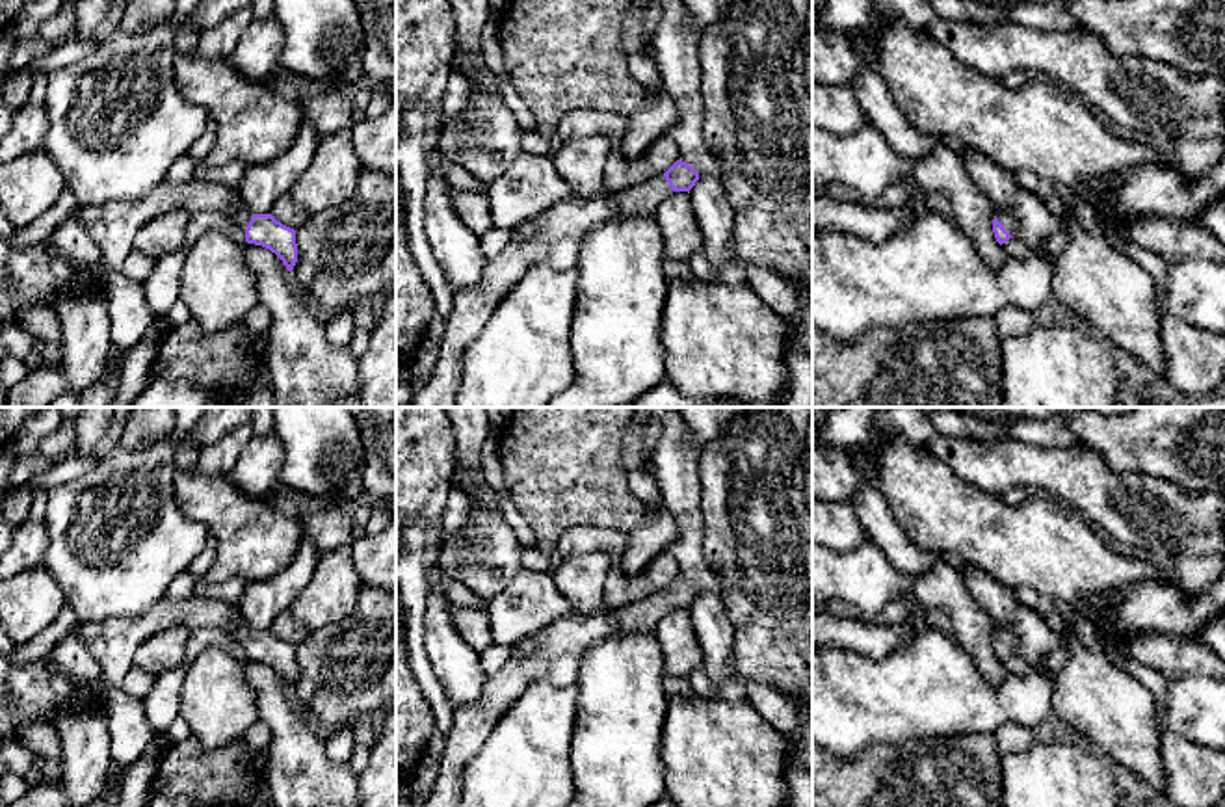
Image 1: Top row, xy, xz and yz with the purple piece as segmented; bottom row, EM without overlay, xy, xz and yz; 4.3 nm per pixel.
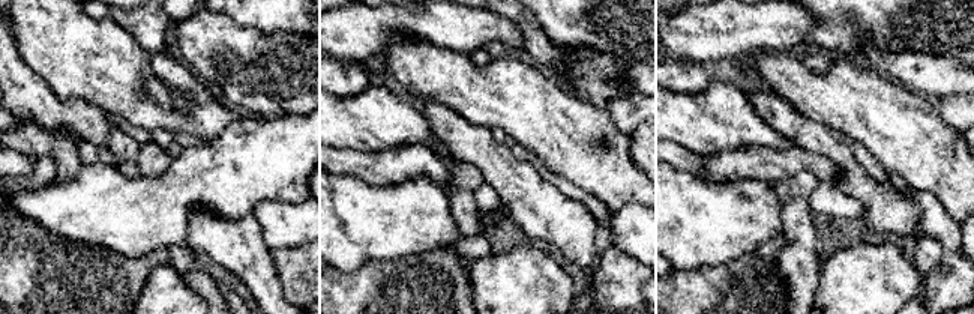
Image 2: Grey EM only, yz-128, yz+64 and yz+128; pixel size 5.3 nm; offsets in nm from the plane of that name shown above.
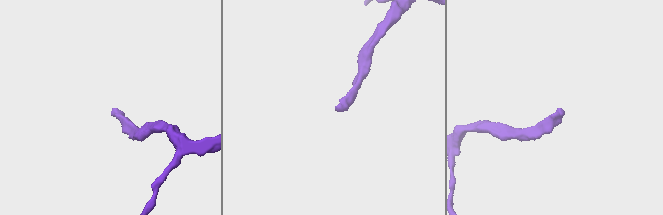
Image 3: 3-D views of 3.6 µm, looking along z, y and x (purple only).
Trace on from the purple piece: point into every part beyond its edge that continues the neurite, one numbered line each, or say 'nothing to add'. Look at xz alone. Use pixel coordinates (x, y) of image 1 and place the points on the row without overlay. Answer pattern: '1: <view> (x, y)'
1: xz (558, 649)

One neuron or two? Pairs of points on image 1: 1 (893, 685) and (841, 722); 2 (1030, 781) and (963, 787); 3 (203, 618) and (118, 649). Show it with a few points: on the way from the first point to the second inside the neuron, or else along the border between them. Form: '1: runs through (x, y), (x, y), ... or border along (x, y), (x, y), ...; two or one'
1: runs through (882, 698), (867, 713), (854, 713); one
2: border along (1001, 755), (1001, 780), (1004, 787); two
3: runs through (183, 616), (160, 616), (138, 629); one

